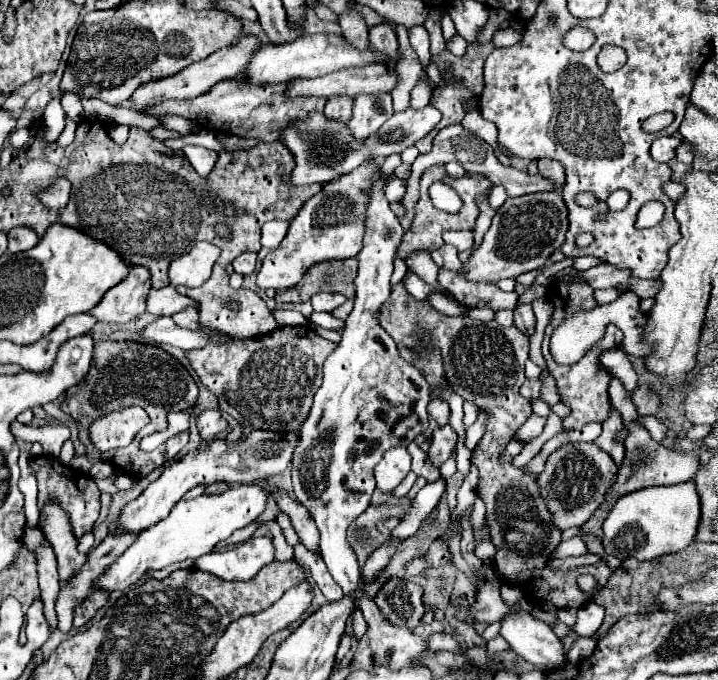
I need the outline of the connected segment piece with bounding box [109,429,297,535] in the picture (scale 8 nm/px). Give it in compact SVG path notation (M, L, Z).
M255 429L247 441L237 441L235 447L227 447L225 439L217 439L213 441L209 447L201 447L195 449L191 453L187 453L183 459L179 459L177 463L171 461L159 479L151 481L149 487L135 499L129 501L117 515L117 519L109 525L109 533L117 535L117 533L139 533L143 529L147 529L149 525L155 525L157 521L165 519L171 509L175 507L175 503L193 487L197 487L199 483L245 483L245 481L255 481L255 479L269 479L273 475L279 475L293 457L293 449L297 445L297 435L295 433L271 433L271 431L261 431Z

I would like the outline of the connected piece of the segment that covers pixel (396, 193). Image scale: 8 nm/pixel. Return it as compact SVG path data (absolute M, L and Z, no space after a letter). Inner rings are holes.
M391 179L387 185L385 185L385 195L389 201L401 201L403 193L405 193L405 187L407 187L407 181L405 179Z

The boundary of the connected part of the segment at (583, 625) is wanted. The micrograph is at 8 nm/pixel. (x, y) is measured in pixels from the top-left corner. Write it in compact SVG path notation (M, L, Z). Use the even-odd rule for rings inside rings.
M585 603L585 607L579 609L577 621L573 625L575 635L579 635L579 637L595 637L595 633L599 631L599 627L603 623L603 617L605 617L603 607L599 607L595 603Z

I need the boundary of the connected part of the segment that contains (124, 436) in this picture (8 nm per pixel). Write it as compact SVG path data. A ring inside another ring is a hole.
M129 407L123 411L111 411L99 419L95 419L89 427L89 439L99 451L109 451L115 447L127 447L133 437L149 423L145 409ZM127 411L131 411L131 419L127 421Z

